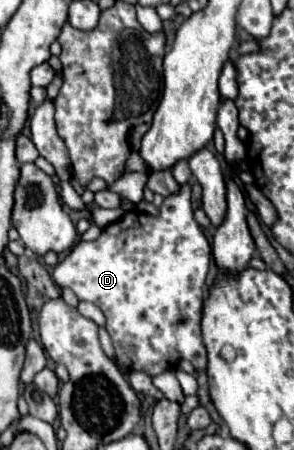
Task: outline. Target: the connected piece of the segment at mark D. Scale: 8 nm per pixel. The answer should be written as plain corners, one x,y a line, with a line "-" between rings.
181,186
181,192
179,192
179,194
169,196
169,198
163,200
163,204
161,204
161,208
159,208
159,216
149,216
149,214
135,212
135,210
125,212
125,216
123,216
121,220
117,220
117,222
109,224
107,228
103,228
103,232
101,232
101,236
99,236
97,240
93,240
93,242
81,240
81,242
69,252
69,256
67,256
63,262
59,262
59,264
55,266
55,270
53,270
53,280
55,280
55,284
57,284
59,288
71,288
71,290
77,294
79,300
89,300
89,302
93,302
93,304
97,304
97,306
101,308
101,312
103,312
105,318
107,318
107,326
105,326
105,328
107,328
107,332
109,332
109,336
111,336
111,340
113,340
113,346
115,346
115,354
117,354
119,364
123,364
127,370
141,370
141,372
149,374
151,378
157,376
157,374
161,374
161,372
165,372
165,370
175,368
175,364
177,364
179,360
183,360
183,358
189,360
189,362
195,366
197,372
205,370
205,366
207,366
207,354
205,354
205,346
203,346
203,340
201,340
201,326
199,326
199,322
201,322
203,286
205,286
205,278
207,278
207,270
209,270
209,260
211,260
211,246
209,246
205,234
201,232
199,224
197,224
195,218
193,218
189,194
191,194
191,188
189,188
189,186

